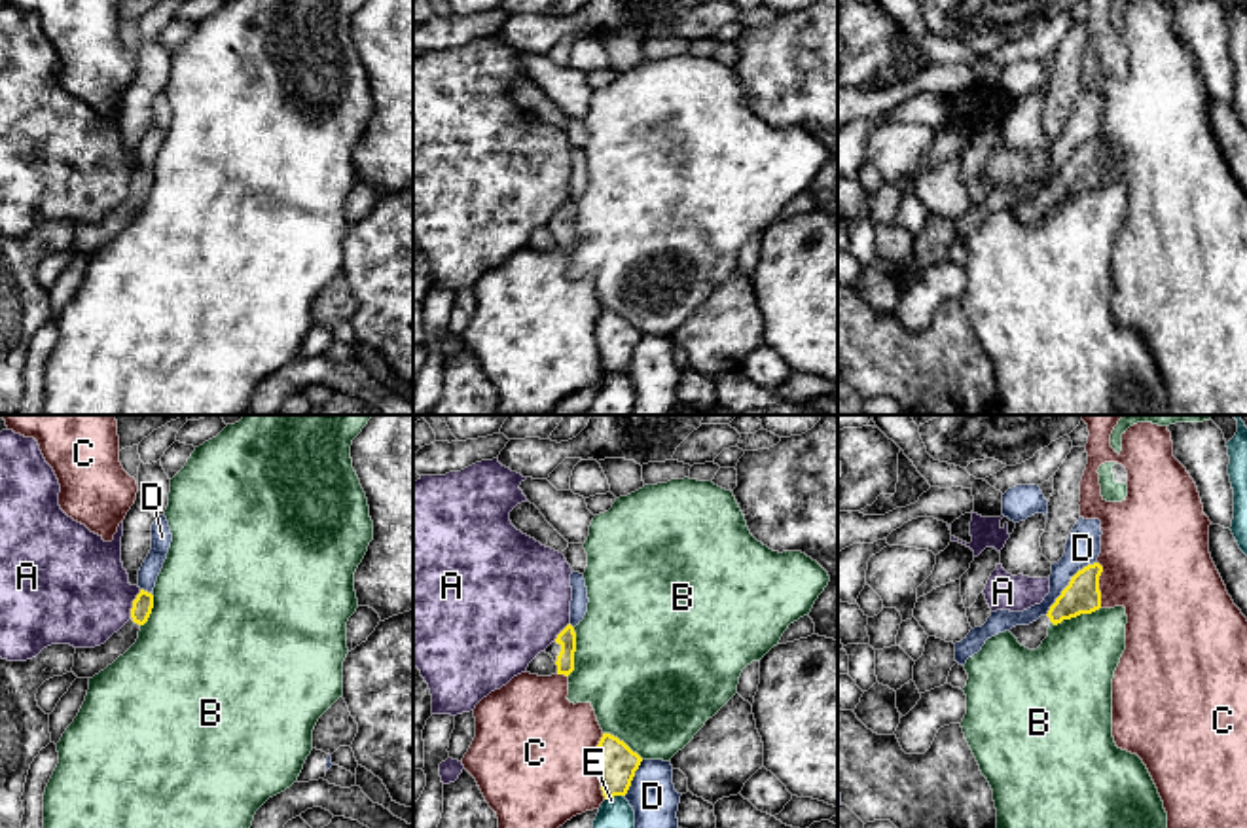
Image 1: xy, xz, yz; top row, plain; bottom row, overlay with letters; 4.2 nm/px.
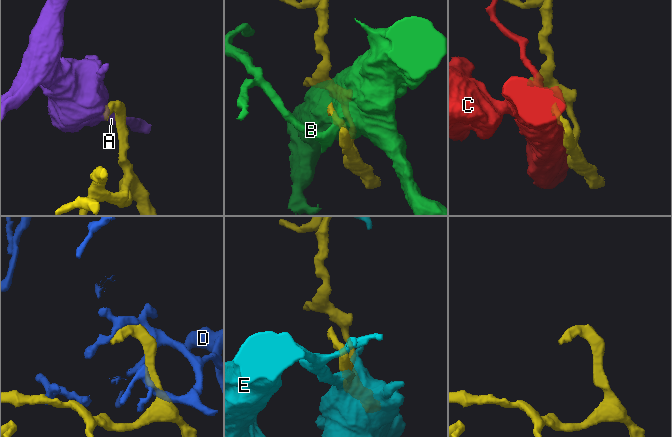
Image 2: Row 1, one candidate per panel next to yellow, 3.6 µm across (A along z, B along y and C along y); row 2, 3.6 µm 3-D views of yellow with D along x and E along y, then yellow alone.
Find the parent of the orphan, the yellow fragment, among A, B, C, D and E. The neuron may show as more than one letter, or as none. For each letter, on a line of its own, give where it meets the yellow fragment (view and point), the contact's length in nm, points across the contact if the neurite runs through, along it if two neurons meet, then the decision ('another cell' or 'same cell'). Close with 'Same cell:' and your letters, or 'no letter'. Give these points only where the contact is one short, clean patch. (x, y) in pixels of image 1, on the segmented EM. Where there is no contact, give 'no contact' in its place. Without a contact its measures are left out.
A: meets yellow in xy at (133, 603); contact 130 nm long; border along xy (141, 590), (129, 616); another cell
B: meets yellow in yz at (1075, 616); contact 220 nm long; another cell
C: meets yellow in xz at (597, 766); contact 280 nm long; another cell
D: meets yellow in yz at (1069, 584); contact 320 nm long; another cell
E: meets yellow in xz at (613, 796); contact 80 nm long; another cell
Same cell: no letter

